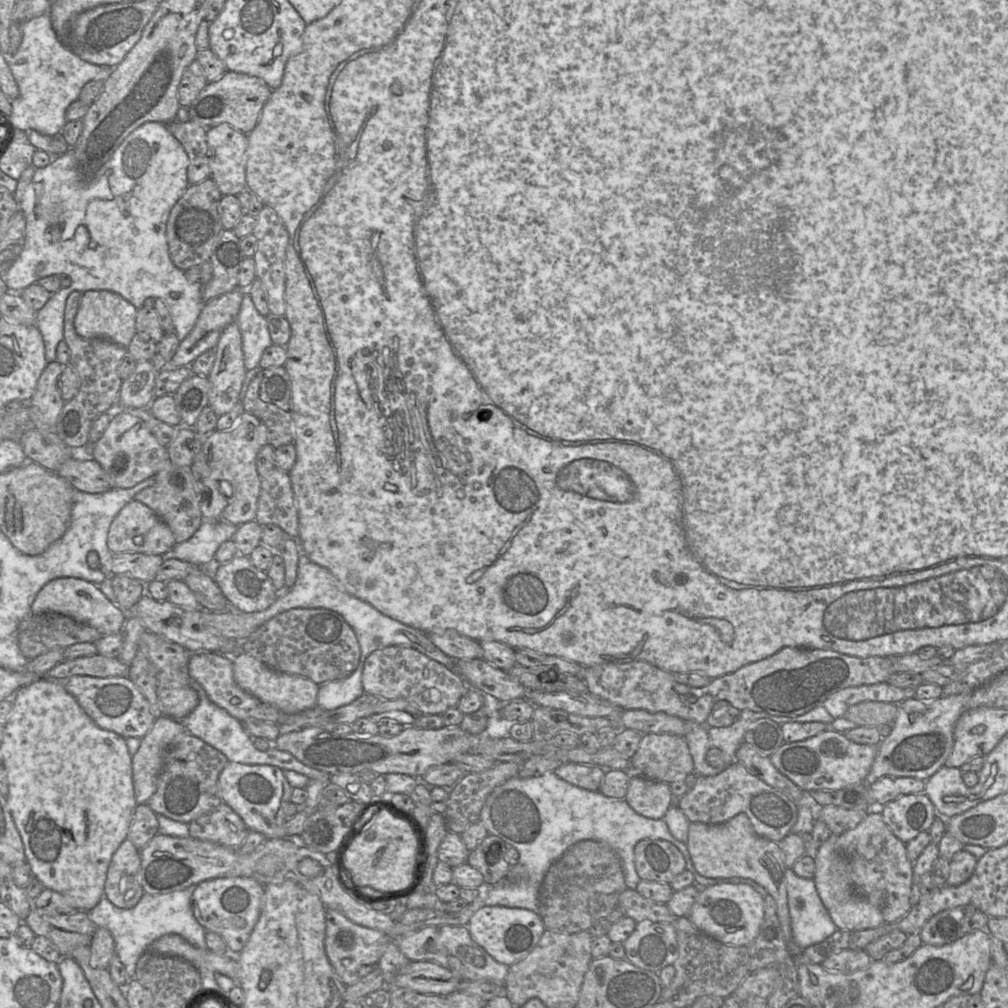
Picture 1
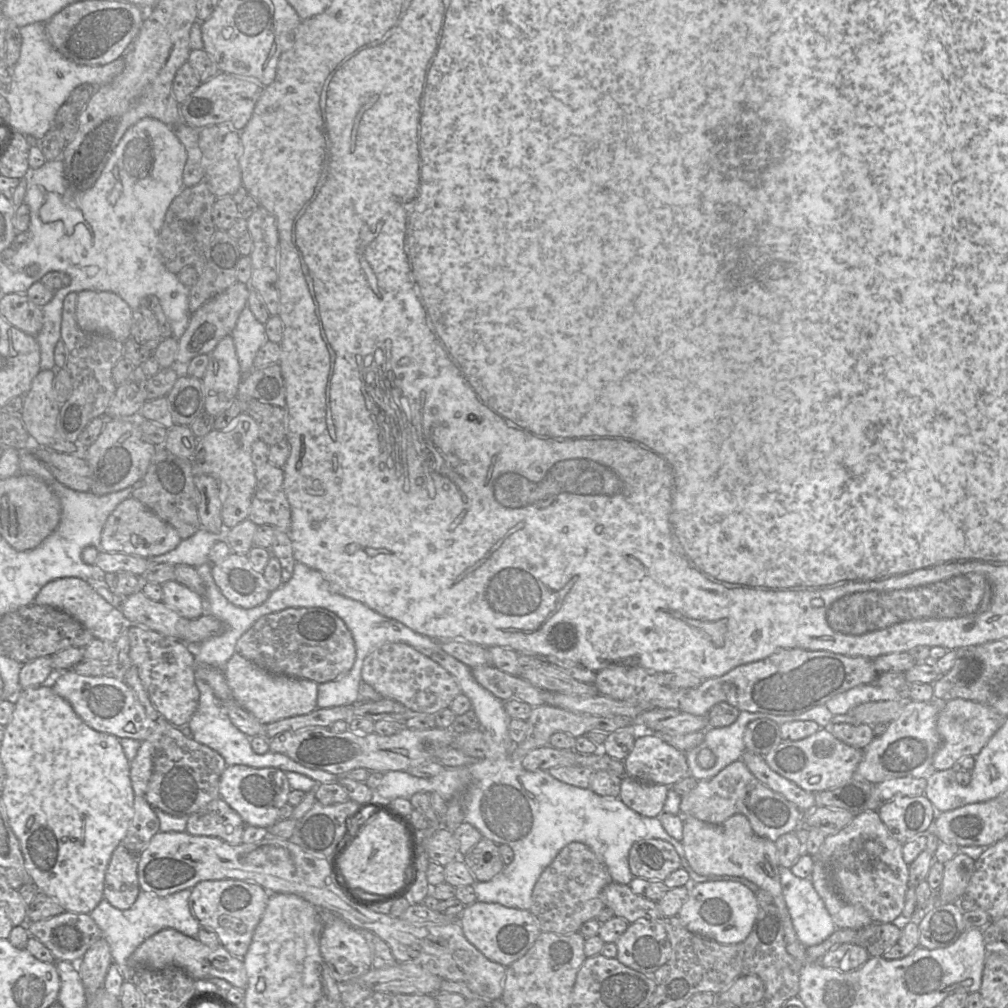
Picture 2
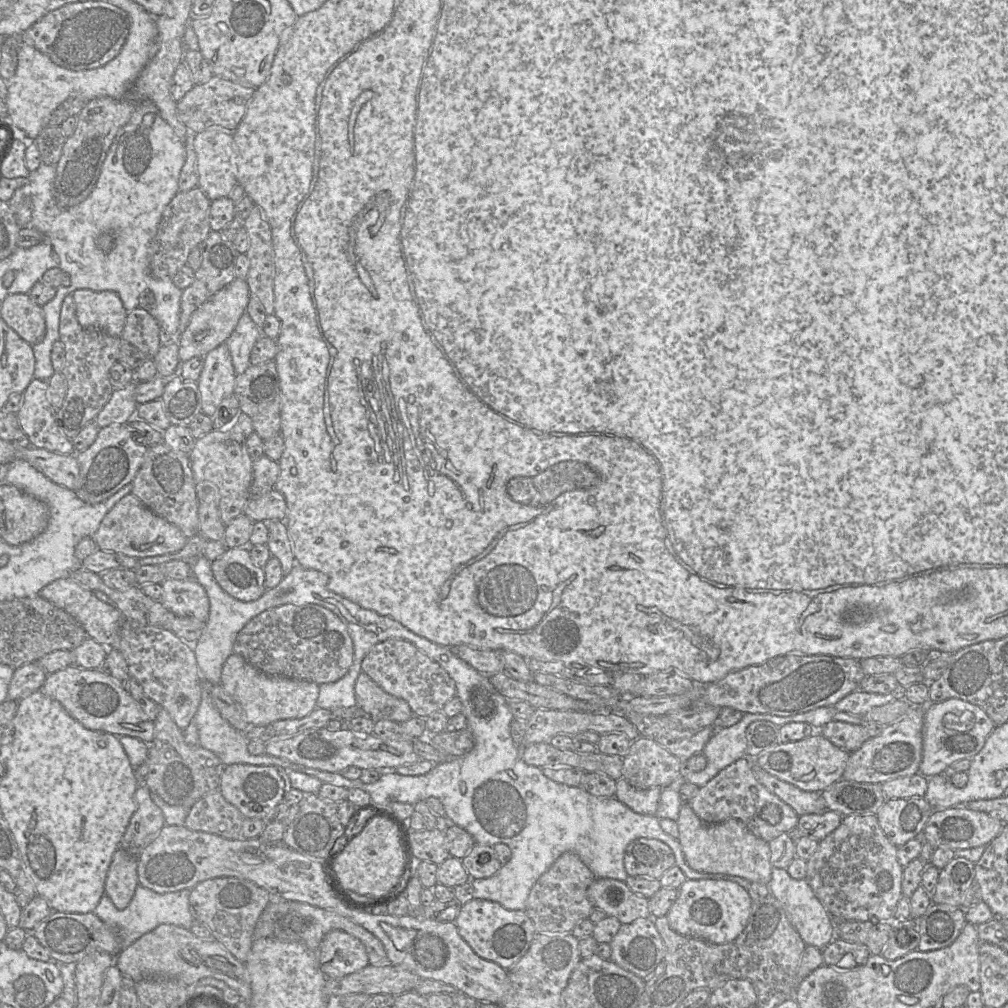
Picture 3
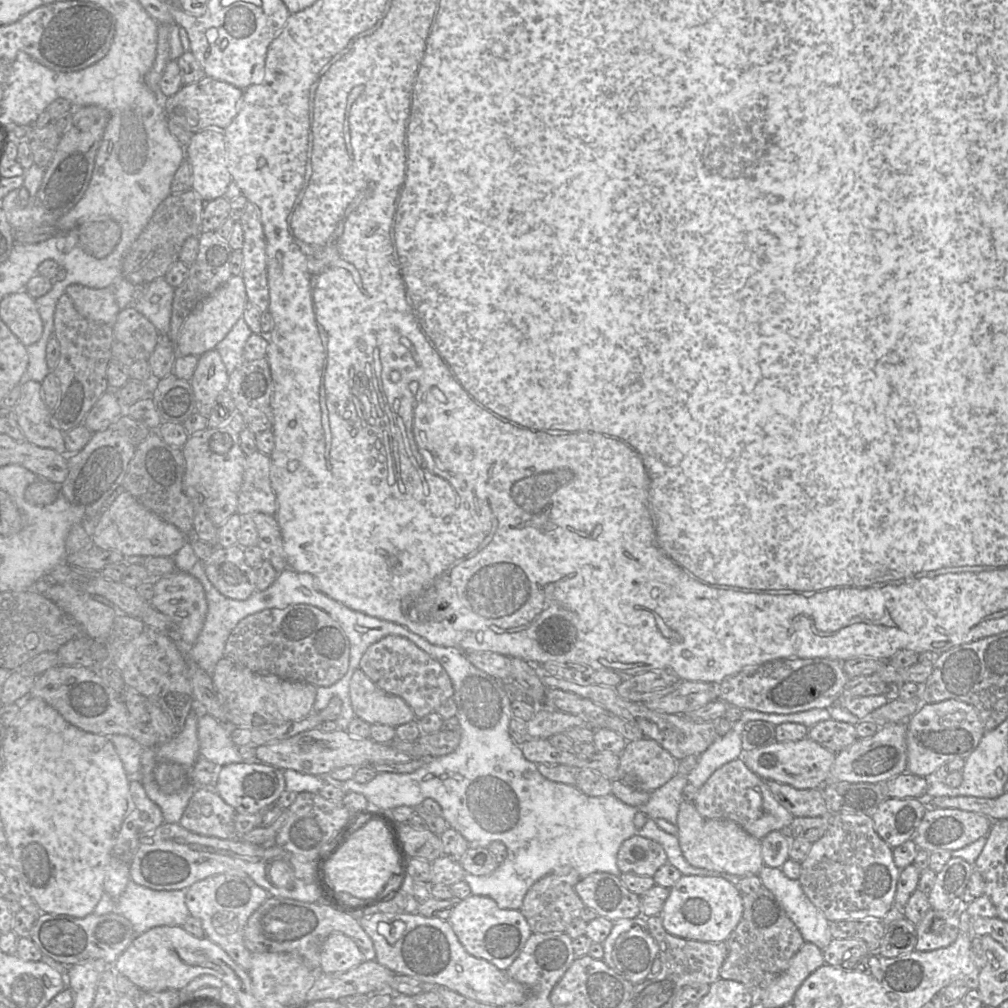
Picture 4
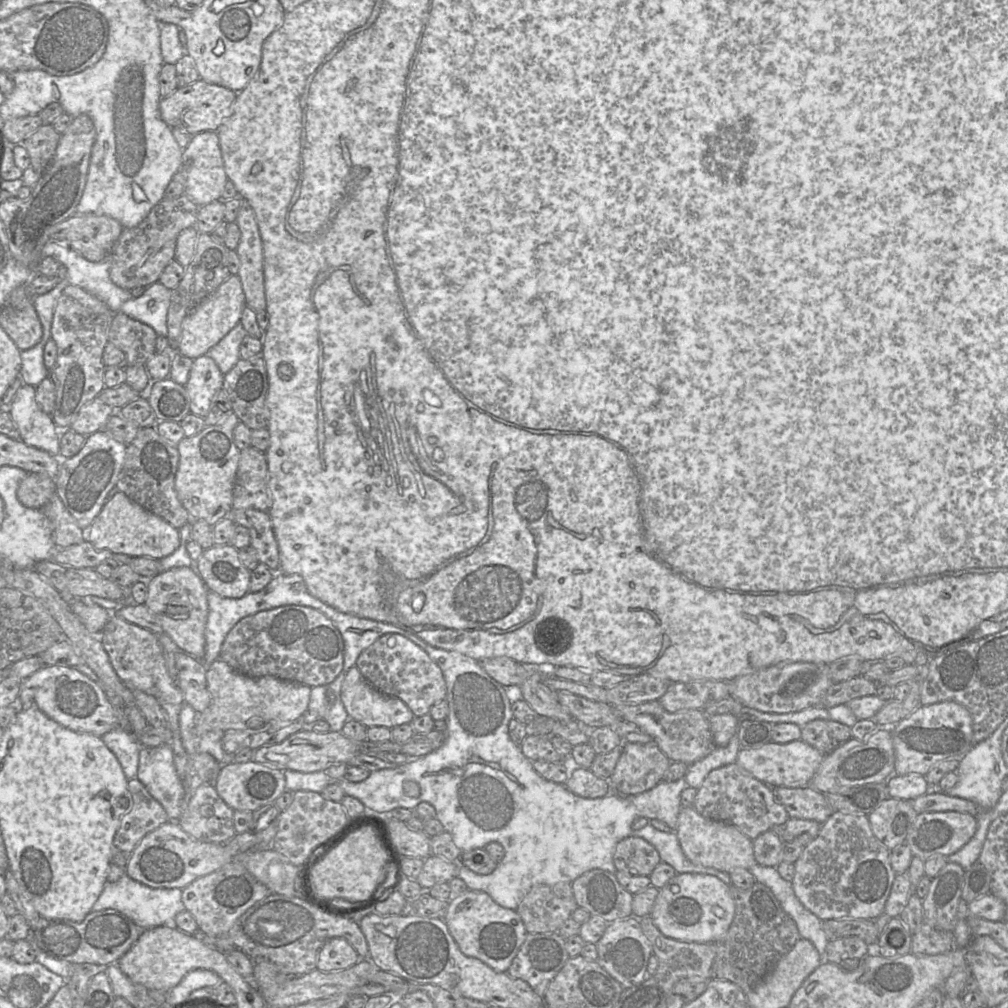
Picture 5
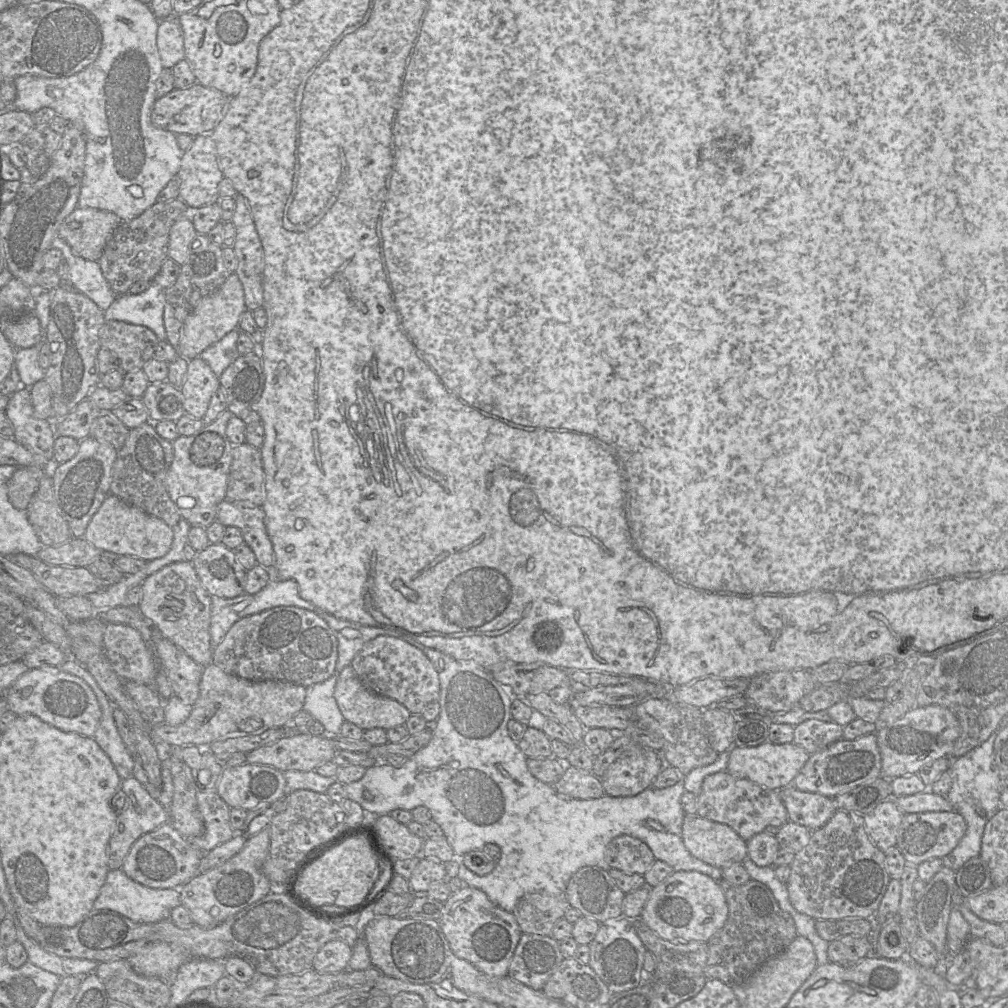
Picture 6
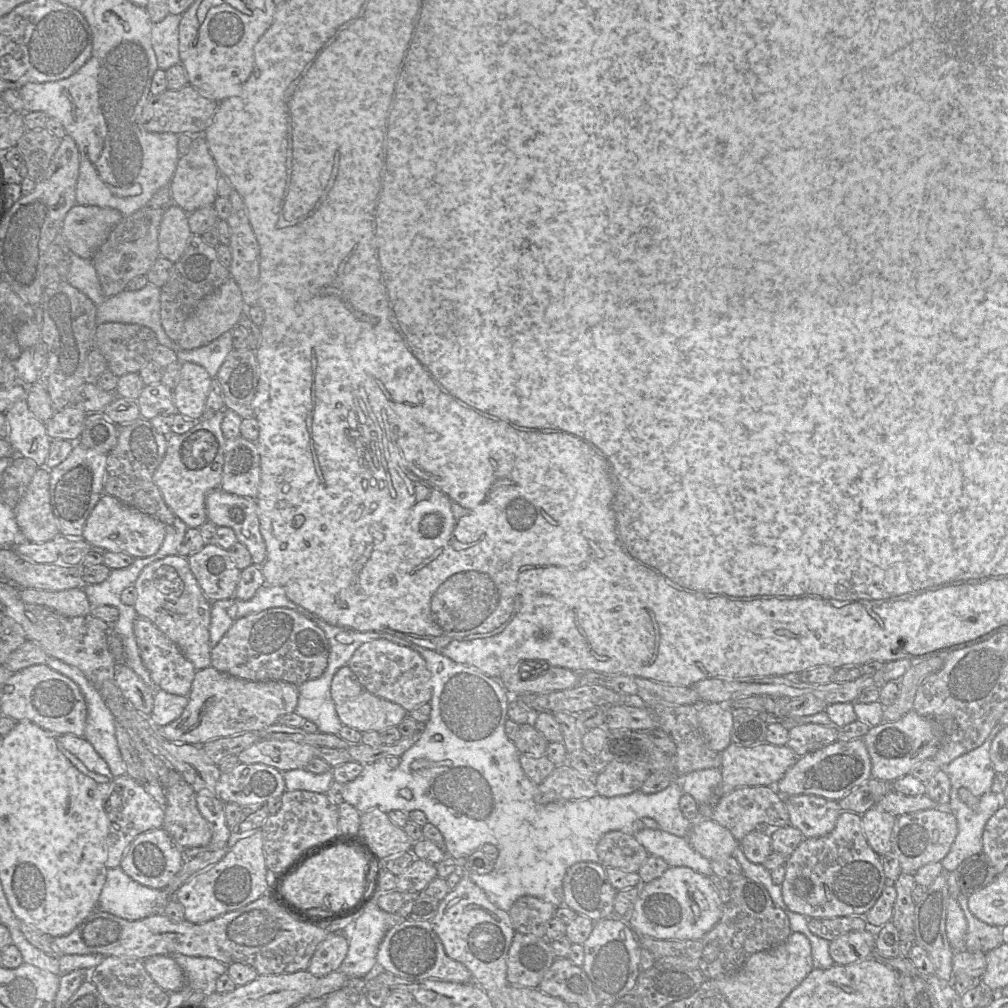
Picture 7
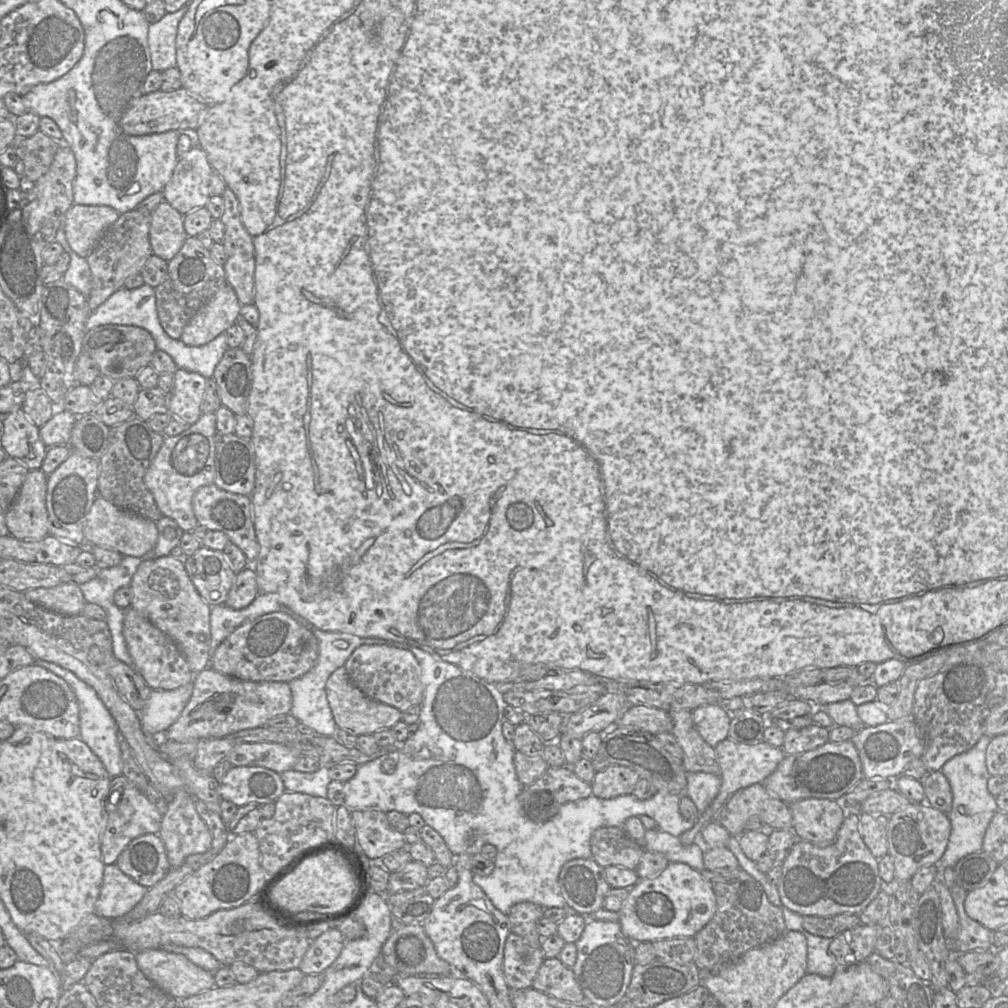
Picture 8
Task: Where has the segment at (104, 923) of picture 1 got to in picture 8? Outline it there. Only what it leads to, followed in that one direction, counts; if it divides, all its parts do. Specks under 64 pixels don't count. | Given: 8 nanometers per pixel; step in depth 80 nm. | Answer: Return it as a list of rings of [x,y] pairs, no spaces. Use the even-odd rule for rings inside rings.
[[[114,863],[105,865],[95,913],[108,919],[120,919],[131,911],[148,891],[124,874]]]

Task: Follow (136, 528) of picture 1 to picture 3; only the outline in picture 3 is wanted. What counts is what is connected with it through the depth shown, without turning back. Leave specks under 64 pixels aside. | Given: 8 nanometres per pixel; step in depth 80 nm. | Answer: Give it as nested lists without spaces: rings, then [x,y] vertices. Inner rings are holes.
[[[132,493],[120,499],[104,516],[93,539],[99,549],[136,558],[175,553],[181,550],[188,540],[176,525],[155,514]]]

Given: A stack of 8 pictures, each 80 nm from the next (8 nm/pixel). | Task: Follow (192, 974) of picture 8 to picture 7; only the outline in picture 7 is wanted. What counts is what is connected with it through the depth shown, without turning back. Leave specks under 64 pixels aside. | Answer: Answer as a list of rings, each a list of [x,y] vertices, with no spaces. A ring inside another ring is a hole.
[[[154,955],[142,961],[147,973],[166,992],[176,992],[185,986],[183,970],[171,955]]]

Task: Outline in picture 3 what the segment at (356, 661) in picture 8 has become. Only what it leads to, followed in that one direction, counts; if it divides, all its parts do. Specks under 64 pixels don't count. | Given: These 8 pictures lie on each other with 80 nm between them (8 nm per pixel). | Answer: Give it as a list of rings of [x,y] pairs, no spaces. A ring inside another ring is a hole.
[[[388,639],[376,644],[362,661],[362,672],[367,674],[385,692],[405,700],[414,716],[426,718],[456,696],[456,685],[449,674],[412,643]]]

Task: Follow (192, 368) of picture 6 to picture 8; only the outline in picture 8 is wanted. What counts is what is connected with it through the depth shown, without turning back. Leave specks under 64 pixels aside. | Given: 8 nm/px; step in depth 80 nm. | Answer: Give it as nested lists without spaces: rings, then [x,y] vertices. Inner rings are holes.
[[[178,368],[174,372],[174,385],[168,397],[168,412],[185,424],[196,423],[202,415],[201,403],[206,378],[199,373]]]

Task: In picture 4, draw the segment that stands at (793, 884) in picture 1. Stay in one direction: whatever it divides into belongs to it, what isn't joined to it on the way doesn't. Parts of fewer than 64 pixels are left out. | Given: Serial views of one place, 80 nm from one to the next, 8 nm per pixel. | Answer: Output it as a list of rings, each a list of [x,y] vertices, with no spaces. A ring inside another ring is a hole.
[[[765,864],[758,876],[762,885],[775,895],[788,917],[797,926],[804,941],[811,942],[824,951],[833,939],[829,928],[829,921],[824,913],[804,893],[799,879],[790,879],[783,873],[781,868],[769,867]]]

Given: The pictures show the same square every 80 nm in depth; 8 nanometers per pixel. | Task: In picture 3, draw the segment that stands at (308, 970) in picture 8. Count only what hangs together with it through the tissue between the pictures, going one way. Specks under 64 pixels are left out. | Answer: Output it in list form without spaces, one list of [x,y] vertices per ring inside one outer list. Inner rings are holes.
[[[338,929],[323,937],[318,949],[318,961],[323,974],[331,979],[340,979],[369,965],[362,942]]]

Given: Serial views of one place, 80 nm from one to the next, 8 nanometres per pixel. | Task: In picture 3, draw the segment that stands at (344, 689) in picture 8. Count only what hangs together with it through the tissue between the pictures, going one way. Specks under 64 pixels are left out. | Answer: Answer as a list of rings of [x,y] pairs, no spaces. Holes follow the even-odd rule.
[[[361,672],[355,684],[357,706],[375,720],[403,723],[413,716],[409,704],[385,692],[367,674]]]

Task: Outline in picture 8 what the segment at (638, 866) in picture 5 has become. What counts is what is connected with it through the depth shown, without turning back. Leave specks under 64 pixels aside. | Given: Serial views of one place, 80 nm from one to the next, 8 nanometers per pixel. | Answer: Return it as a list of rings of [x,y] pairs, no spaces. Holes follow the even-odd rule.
[[[600,827],[590,838],[592,858],[601,867],[621,866],[635,870],[645,852],[621,827]]]

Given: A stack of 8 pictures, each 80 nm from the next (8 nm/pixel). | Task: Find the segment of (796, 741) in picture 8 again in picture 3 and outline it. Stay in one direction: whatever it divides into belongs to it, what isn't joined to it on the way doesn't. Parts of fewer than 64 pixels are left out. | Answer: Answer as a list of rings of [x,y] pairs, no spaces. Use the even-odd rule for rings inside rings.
[[[832,719],[821,728],[818,733],[846,752],[853,752],[859,749],[869,739],[865,725],[850,724]]]

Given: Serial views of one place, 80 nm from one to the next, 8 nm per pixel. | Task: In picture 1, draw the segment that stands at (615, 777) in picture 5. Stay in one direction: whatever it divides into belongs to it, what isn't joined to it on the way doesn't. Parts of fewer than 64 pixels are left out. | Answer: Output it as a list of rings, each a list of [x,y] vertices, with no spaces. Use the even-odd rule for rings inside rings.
[[[643,734],[635,754],[630,758],[631,774],[671,783],[694,772],[689,747],[682,736]]]

